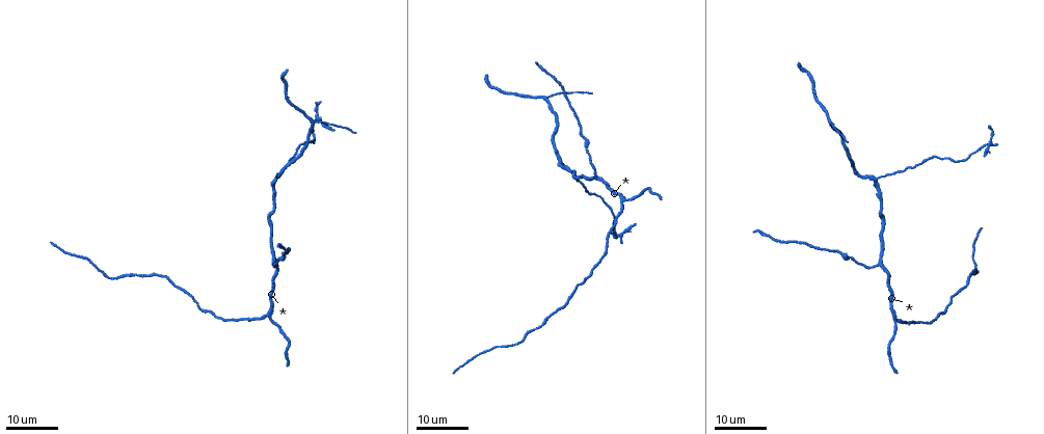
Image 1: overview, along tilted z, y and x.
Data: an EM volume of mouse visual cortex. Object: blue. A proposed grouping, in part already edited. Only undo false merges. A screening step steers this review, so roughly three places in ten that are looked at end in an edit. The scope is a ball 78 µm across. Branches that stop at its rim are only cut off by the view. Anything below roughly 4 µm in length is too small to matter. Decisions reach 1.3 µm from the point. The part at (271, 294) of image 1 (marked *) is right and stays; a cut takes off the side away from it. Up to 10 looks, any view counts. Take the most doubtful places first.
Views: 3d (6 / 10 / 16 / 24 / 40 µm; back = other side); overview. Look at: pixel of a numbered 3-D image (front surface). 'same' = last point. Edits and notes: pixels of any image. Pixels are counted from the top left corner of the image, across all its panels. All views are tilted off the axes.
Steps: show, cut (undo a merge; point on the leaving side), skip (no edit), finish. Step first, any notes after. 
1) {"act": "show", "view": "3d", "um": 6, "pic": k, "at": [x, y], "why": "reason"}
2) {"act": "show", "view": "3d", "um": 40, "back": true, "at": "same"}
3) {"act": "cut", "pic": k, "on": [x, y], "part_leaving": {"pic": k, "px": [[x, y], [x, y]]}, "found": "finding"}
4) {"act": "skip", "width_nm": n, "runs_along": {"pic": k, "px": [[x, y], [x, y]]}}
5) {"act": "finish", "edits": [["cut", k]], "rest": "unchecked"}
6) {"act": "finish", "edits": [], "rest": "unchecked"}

{"act": "show", "view": "3d", "um": 24, "pic": 1, "at": [873, 177], "why": "branch point"}

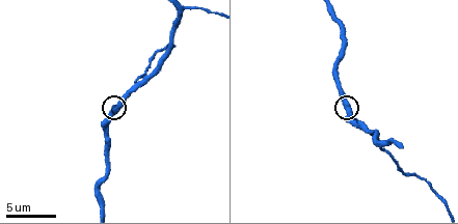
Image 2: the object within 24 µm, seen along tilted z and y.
{"act": "show", "view": "3d", "um": 6, "pic": 2, "at": [351, 111]}

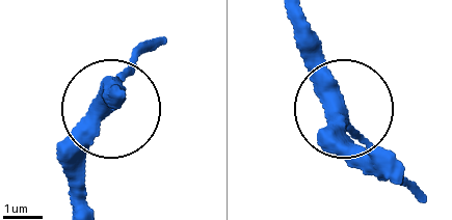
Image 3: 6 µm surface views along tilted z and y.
{"act": "skip", "arms": 3, "runs_along": {"pic": 3, "px": [[74, 204], [87, 139], [149, 42]]}, "found": "one neuron here"}

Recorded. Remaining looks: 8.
{"act": "show", "view": "3d", "um": 24, "pic": 1, "at": [622, 234], "why": "four or more arms meet"}

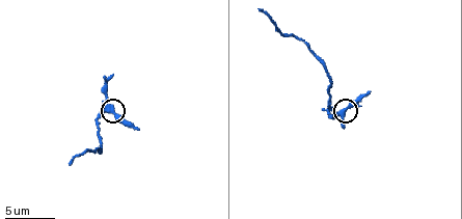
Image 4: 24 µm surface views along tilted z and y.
{"act": "show", "view": "3d", "um": 10, "pic": 4, "at": [107, 105]}

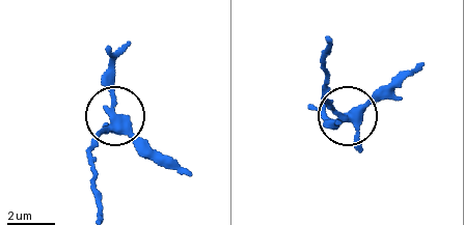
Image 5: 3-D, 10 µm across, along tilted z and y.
{"act": "show", "view": "3d", "um": 10, "back": true, "pic": 5, "at": [121, 120], "why": "from behind"}

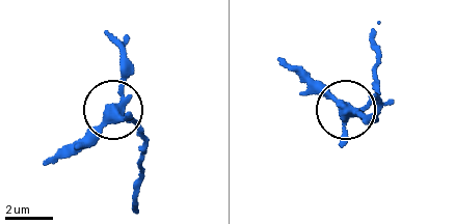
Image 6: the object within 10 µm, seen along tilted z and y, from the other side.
{"act": "cut", "pic": 6, "on": [89, 133], "arms": 4, "part_leaving": {"pic": 6, "px": [[119, 115], [121, 46], [106, 31]]}, "found": "a second neuron is stuck on"}

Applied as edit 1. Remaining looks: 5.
{"act": "show", "view": "3d", "um": 16, "pic": 2, "at": [185, 10], "why": "small branch off a trunk"}

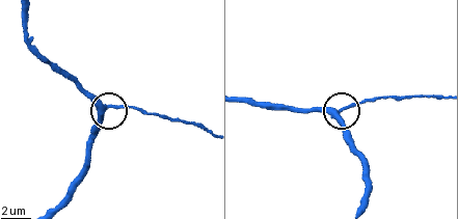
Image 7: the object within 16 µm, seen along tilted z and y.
{"act": "skip", "runs_along": {"pic": 7, "px": [[50, 209], [76, 181], [106, 110], [128, 106], [153, 112]]}, "found": "one neuron here"}

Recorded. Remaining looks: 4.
{"act": "show", "view": "3d", "um": 16, "pic": 1, "at": [266, 316], "why": "three arms meet"}

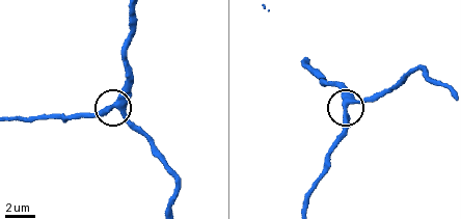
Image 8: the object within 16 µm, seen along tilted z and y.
{"act": "show", "view": "3d", "um": 6, "pic": 8, "at": [347, 105]}

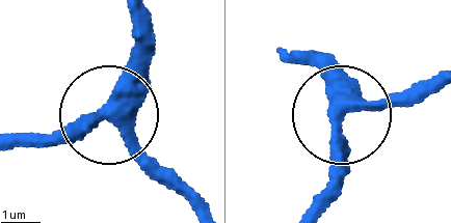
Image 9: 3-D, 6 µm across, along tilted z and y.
{"act": "skip", "runs_along": {"pic": 9, "px": [[299, 58], [338, 82], [348, 109], [395, 103], [430, 81]]}, "found": "one neuron here"}

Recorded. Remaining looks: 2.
{"act": "show", "view": "3d", "um": 16, "pic": 1, "at": [271, 260], "why": "thin arm on a thick one"}

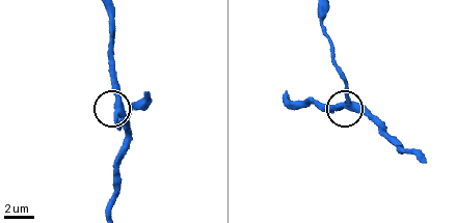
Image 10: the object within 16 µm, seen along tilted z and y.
{"act": "show", "view": "3d", "um": 6, "pic": 10, "at": [349, 101]}

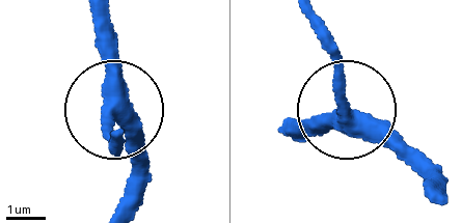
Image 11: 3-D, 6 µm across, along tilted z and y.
{"act": "skip", "width_nm": 350, "runs_along": {"pic": 11, "px": [[439, 202], [423, 172], [343, 100], [330, 38]]}, "found": "all the same neuron"}

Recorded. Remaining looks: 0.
{"act": "finish", "edits": [["cut", 6]], "rest": "unchecked"}

